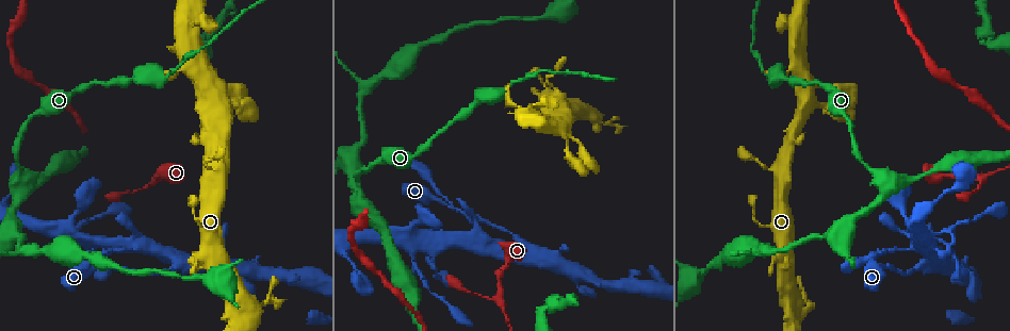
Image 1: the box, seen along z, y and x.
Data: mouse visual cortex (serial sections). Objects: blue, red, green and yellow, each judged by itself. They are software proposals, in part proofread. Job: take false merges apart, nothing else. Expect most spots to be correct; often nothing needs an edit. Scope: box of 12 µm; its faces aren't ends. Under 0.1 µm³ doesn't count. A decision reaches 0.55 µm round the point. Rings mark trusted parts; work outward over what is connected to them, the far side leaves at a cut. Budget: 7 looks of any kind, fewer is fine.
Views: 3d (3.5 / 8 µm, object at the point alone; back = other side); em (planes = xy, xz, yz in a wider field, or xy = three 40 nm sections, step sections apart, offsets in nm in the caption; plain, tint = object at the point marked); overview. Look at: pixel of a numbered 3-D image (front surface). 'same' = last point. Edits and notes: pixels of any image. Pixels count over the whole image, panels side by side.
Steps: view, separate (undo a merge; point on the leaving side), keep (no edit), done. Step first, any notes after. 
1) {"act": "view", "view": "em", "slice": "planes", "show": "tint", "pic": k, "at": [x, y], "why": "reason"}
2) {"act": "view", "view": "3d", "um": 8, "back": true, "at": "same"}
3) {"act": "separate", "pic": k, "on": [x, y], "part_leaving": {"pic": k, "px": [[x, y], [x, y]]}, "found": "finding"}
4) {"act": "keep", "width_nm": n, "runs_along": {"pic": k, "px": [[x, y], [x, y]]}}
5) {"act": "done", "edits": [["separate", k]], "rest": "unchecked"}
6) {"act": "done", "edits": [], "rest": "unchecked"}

{"act": "view", "view": "3d", "um": 3.5, "pic": 1, "at": [882, 177], "why": "three-way junction"}

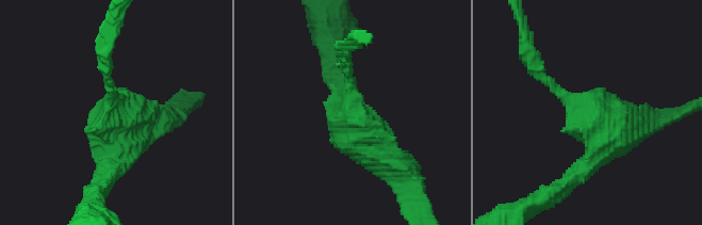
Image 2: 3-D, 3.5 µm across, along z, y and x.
{"act": "view", "view": "em", "slice": "xy", "step": 5, "show": "tint", "pic": 2, "at": [596, 117], "arms": 3, "arm_widths_nm": [150, 250, 400], "why": "now the EM"}

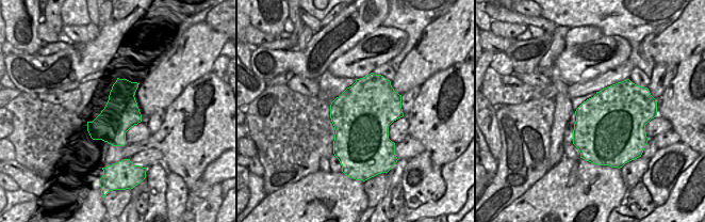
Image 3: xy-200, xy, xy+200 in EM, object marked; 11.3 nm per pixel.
{"act": "keep", "runs_along": {"pic": 2, "px": [[553, 85], [605, 128], [561, 187]]}, "found": "one cell here"}

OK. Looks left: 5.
{"act": "view", "view": "3d", "um": 3.5, "pic": 1, "at": [771, 251], "why": "three arms meet"}

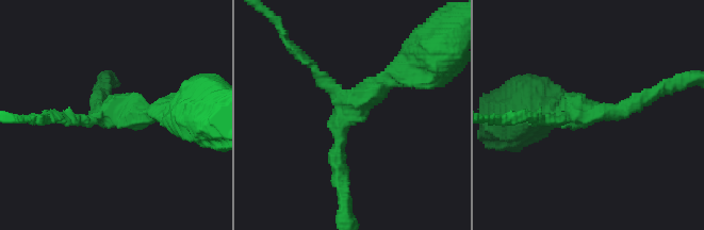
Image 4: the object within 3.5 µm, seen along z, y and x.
{"act": "view", "view": "em", "slice": "xy", "step": 2, "show": "tint", "pic": 4, "at": [349, 106]}

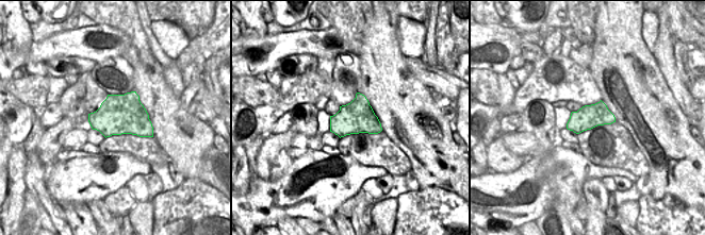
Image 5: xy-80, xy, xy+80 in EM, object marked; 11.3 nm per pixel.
{"act": "view", "view": "em", "slice": "xy", "step": 1, "show": "tint", "at": "same"}

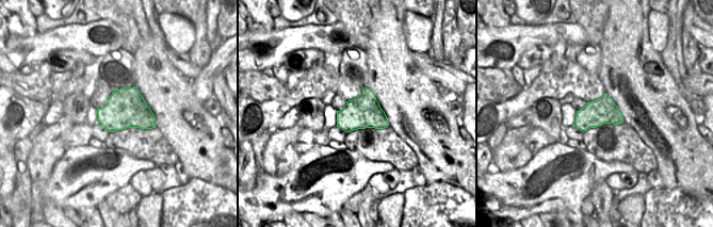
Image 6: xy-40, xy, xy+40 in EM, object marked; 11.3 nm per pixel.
{"act": "keep", "found": "one cell here"}

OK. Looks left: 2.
{"act": "view", "view": "3d", "um": 8, "back": true, "pic": 1, "at": [90, 257], "why": "narrows sharply"}

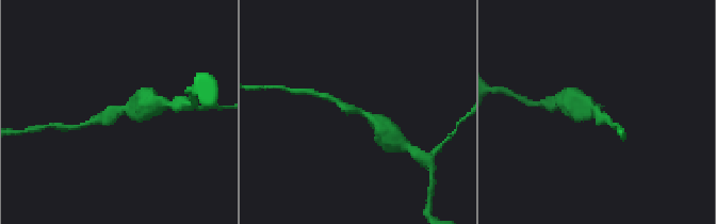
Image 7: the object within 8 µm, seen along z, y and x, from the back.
{"act": "view", "view": "em", "slice": "xy", "step": 3, "show": "tint", "pic": 7, "at": [356, 111], "arm_widths_nm": [250, 500], "why": "now the EM"}

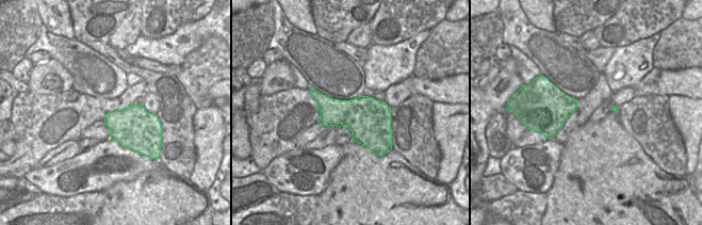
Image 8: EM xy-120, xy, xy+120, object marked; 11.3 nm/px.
{"act": "keep", "found": "continuous, no second cell"}

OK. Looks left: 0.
{"act": "done", "edits": [], "rest": "unchecked"}

